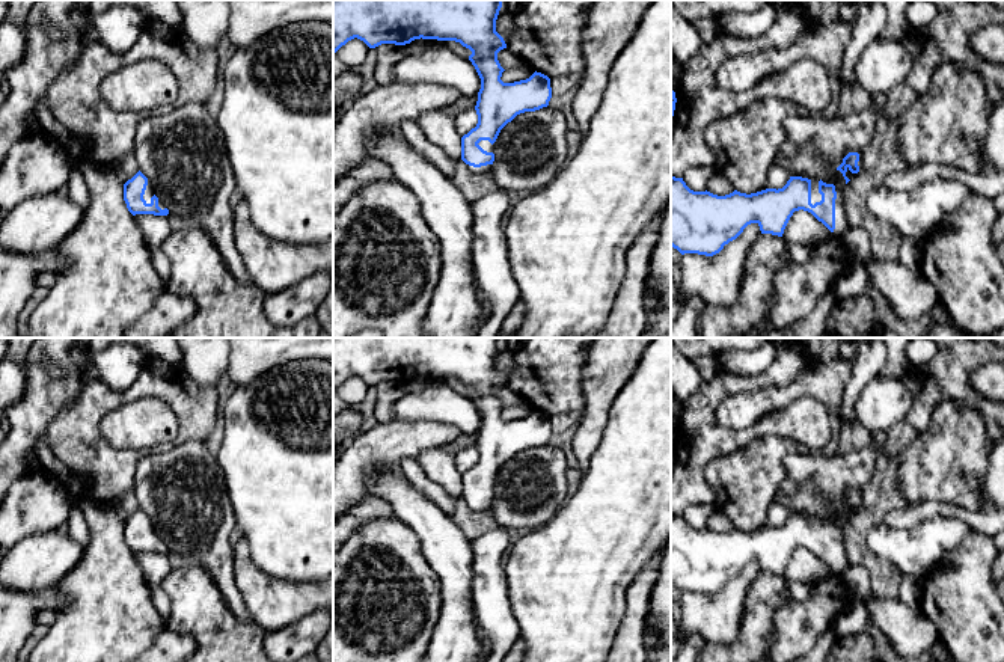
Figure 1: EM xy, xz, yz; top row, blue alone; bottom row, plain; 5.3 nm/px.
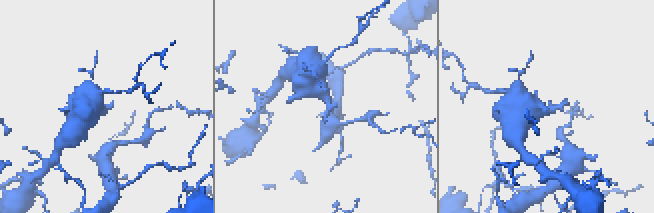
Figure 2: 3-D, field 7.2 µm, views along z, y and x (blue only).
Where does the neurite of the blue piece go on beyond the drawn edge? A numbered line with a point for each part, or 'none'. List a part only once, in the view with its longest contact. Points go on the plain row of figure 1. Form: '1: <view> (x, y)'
1: yz (835, 514)

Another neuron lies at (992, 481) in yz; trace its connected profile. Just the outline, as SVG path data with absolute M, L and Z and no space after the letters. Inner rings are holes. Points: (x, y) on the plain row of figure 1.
M1004 437L987 445L986 472L980 478L980 493L990 508L1004 510Z

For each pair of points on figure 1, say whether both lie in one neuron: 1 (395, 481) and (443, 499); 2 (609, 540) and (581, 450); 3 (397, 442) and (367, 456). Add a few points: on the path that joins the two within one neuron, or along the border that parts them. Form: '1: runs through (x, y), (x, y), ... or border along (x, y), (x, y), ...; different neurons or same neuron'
1: border along (398, 468), (413, 486), (448, 514); different neurons
2: border along (602, 436), (587, 471), (576, 481), (570, 493); different neurons
3: runs through (389, 444), (374, 450); same neuron

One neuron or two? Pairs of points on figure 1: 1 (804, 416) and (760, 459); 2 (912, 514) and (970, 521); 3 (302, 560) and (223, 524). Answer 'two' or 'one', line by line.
1: two
2: one
3: two

